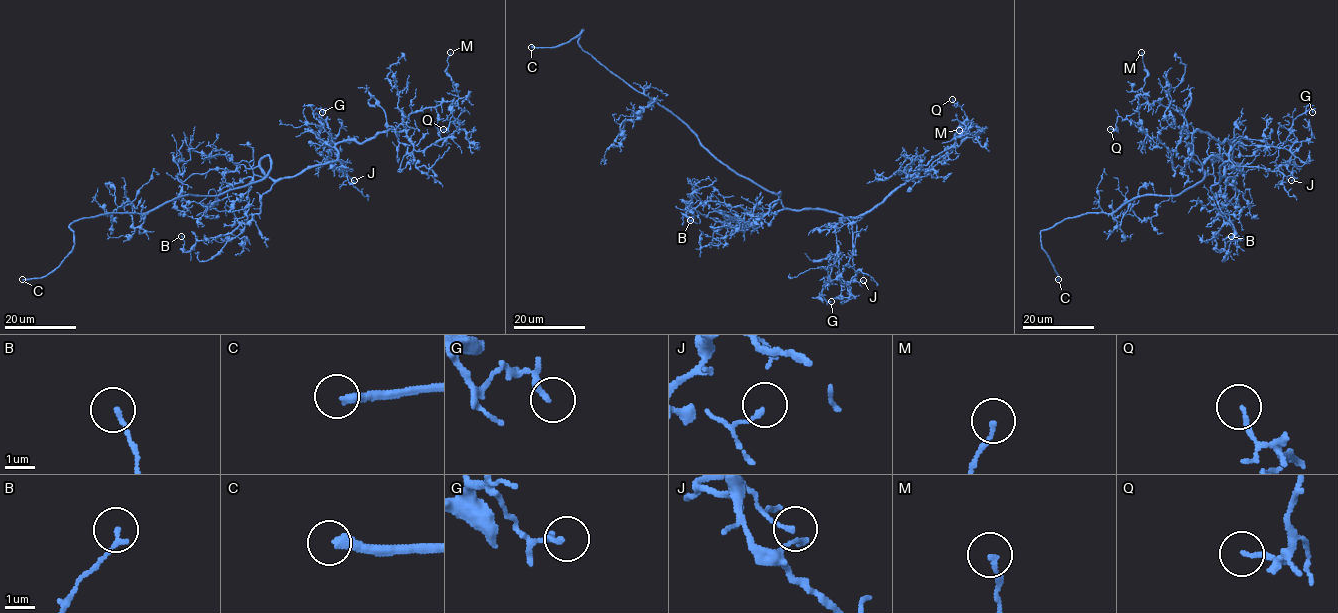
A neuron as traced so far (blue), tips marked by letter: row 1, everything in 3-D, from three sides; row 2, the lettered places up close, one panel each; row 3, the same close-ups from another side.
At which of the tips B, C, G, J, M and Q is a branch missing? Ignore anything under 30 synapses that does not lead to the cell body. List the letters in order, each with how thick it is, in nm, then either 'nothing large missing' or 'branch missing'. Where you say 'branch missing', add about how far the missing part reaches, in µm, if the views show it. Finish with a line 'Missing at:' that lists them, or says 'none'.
B: calibre 160 nm; nothing large missing
C: calibre 340 nm; branch missing; missing 35 µm
G: calibre 130 nm; nothing large missing
J: calibre 140 nm; nothing large missing
M: calibre 160 nm; nothing large missing
Q: calibre 140 nm; nothing large missing
Missing at: C

